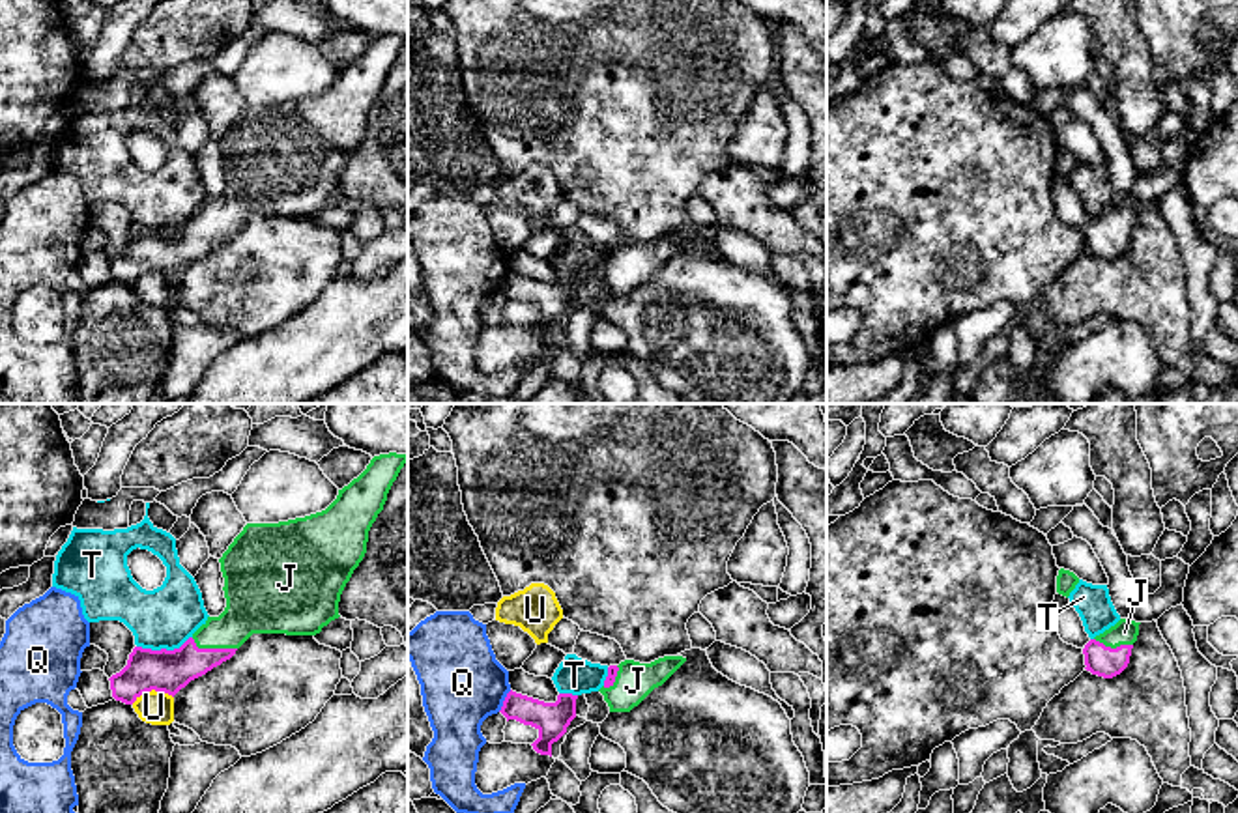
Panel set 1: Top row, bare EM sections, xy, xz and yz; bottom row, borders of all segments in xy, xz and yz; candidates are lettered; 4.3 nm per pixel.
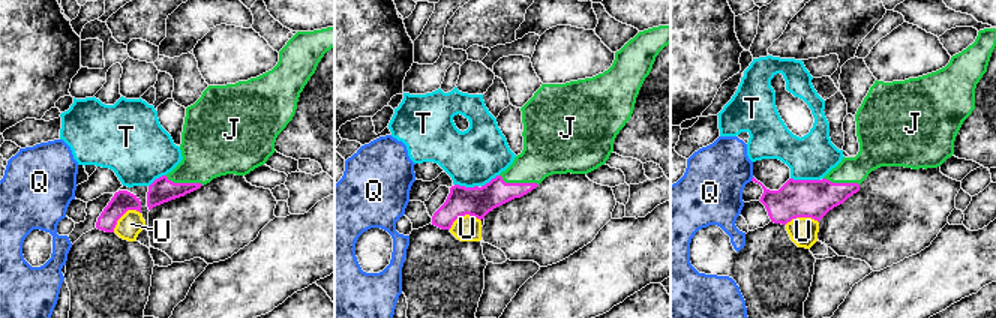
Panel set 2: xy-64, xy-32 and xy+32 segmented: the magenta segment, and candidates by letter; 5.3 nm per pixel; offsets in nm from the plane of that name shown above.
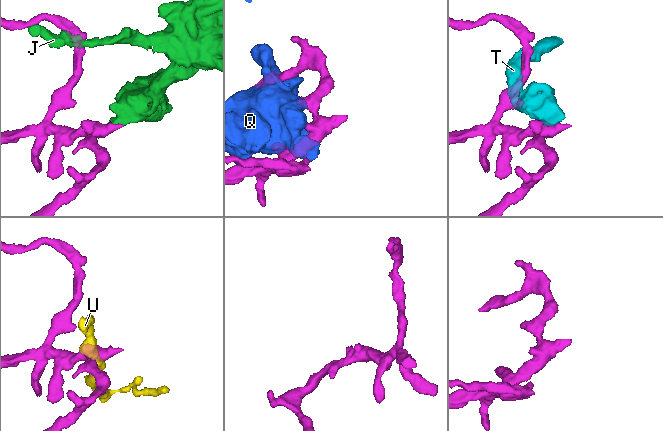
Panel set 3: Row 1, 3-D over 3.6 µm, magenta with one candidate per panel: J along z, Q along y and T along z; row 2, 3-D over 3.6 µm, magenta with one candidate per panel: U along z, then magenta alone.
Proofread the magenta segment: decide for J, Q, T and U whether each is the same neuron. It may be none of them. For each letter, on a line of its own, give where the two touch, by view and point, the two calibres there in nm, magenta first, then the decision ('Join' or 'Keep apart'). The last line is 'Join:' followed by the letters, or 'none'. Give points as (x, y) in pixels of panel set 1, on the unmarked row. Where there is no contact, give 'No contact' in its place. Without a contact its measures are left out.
J: Touches magenta at xy (214, 230). Thickness 180 nm (magenta) against 240 nm. Join
Q: Touches magenta at xz (503, 283). Thickness 140 nm (magenta) against 360 nm. Keep apart
T: Touches magenta at xy (163, 230). Thickness 180 nm (magenta) against 260 nm. Keep apart
U: Touches magenta at xy (152, 270). Thickness 180 nm (magenta) against 140 nm. Keep apart
Join: J

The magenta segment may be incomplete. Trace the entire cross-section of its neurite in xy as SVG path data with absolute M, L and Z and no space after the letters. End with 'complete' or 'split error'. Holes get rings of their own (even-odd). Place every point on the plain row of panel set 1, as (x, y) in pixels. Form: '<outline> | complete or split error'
M380 36L322 93L279 105L247 105L219 140L226 189L174 232L135 228L127 247L112 256L116 282L133 286L146 273L176 277L191 262L230 241L252 215L316 217L338 200L340 176L367 135L368 112L383 92L406 36Z | split error

